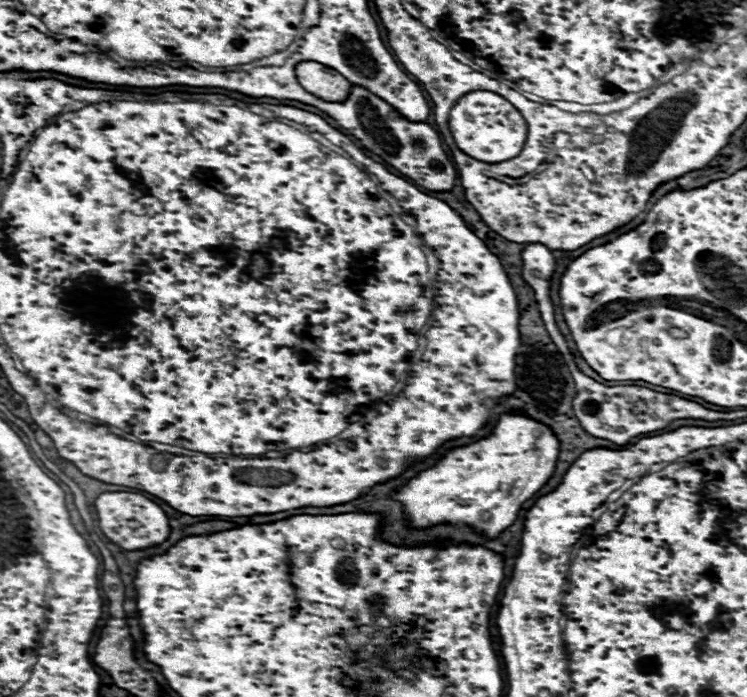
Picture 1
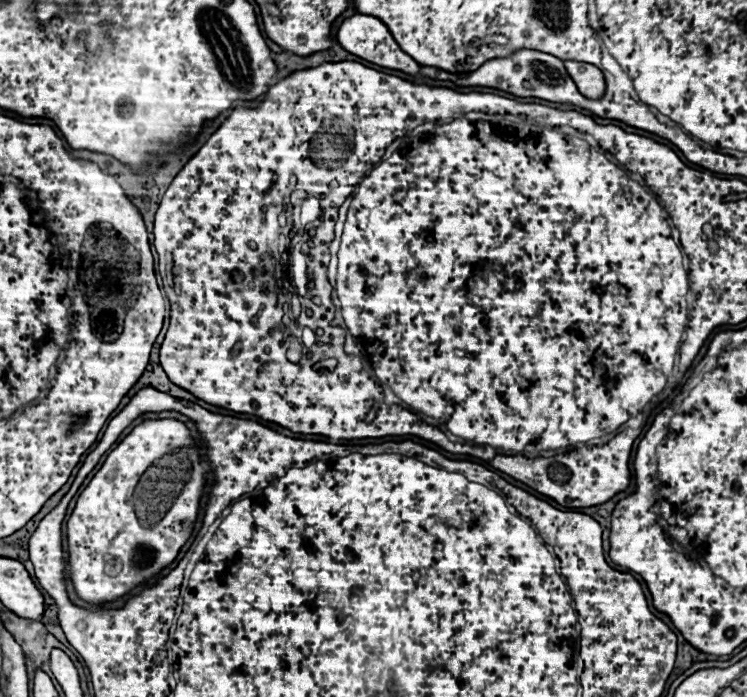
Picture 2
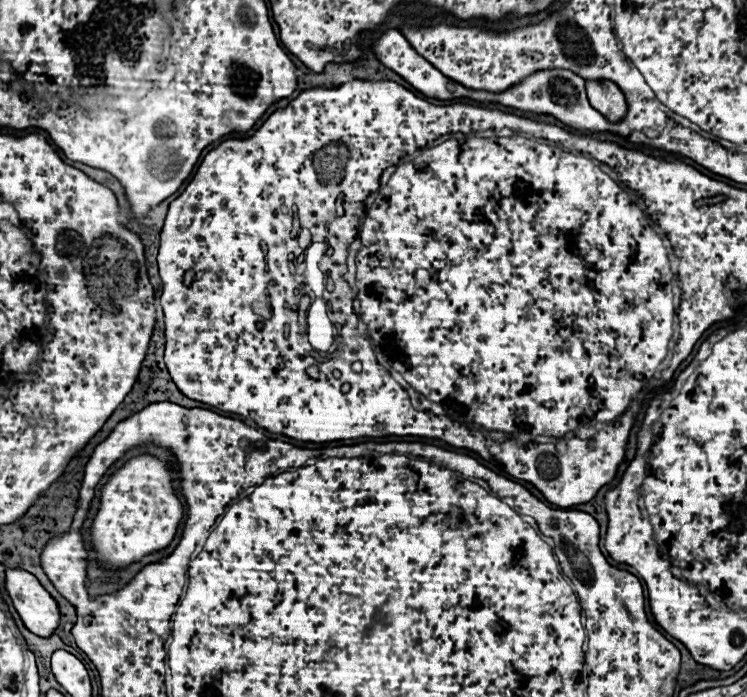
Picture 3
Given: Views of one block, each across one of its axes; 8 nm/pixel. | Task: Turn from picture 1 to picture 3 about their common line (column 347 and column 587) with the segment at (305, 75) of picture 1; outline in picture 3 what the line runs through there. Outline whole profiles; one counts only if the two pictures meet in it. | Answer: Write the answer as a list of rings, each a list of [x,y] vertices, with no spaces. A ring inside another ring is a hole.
[[[586,80],[586,94],[600,114],[604,114],[610,122],[618,122],[622,114],[626,114],[626,100],[620,88],[610,80]]]

